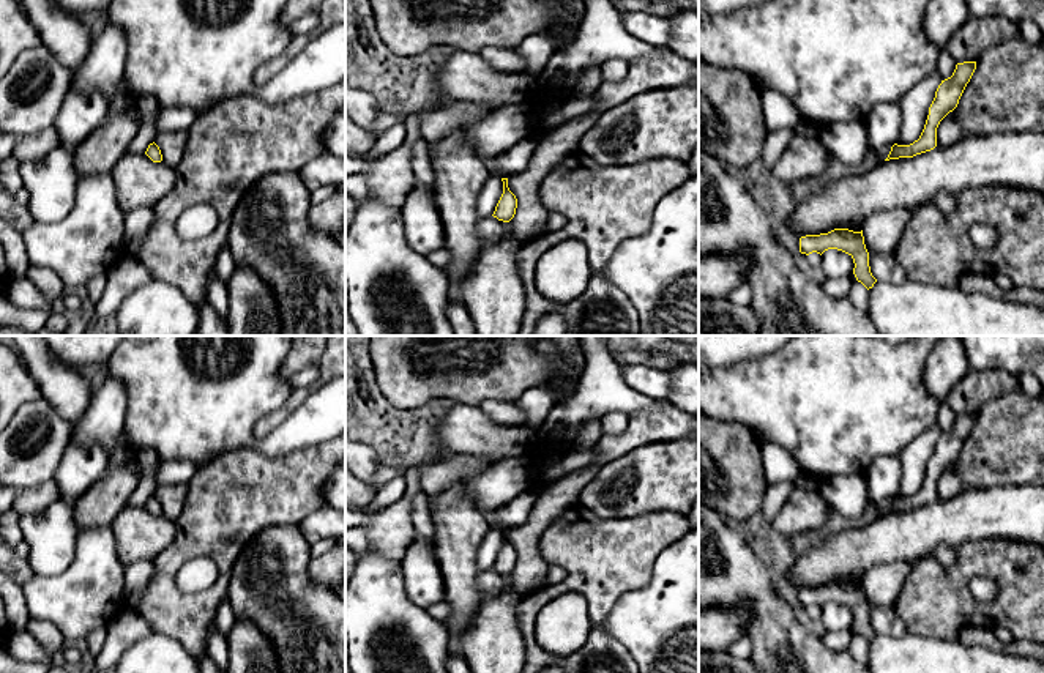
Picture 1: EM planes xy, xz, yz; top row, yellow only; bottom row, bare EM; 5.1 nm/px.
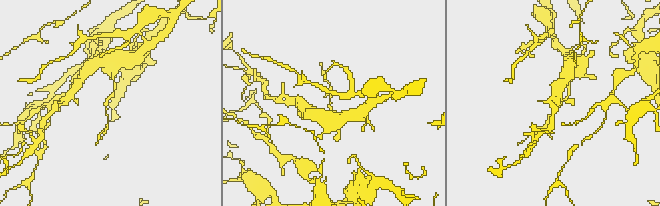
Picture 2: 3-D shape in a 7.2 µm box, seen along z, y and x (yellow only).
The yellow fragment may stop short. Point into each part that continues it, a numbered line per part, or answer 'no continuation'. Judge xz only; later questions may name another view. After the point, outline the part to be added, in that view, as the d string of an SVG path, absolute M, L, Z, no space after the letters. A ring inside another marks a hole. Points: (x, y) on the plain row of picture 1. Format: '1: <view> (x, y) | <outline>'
no continuation

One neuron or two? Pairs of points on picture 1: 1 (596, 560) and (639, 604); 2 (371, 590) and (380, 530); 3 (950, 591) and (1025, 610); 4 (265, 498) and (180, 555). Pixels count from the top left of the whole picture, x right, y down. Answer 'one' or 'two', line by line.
1: two
2: two
3: one
4: one

